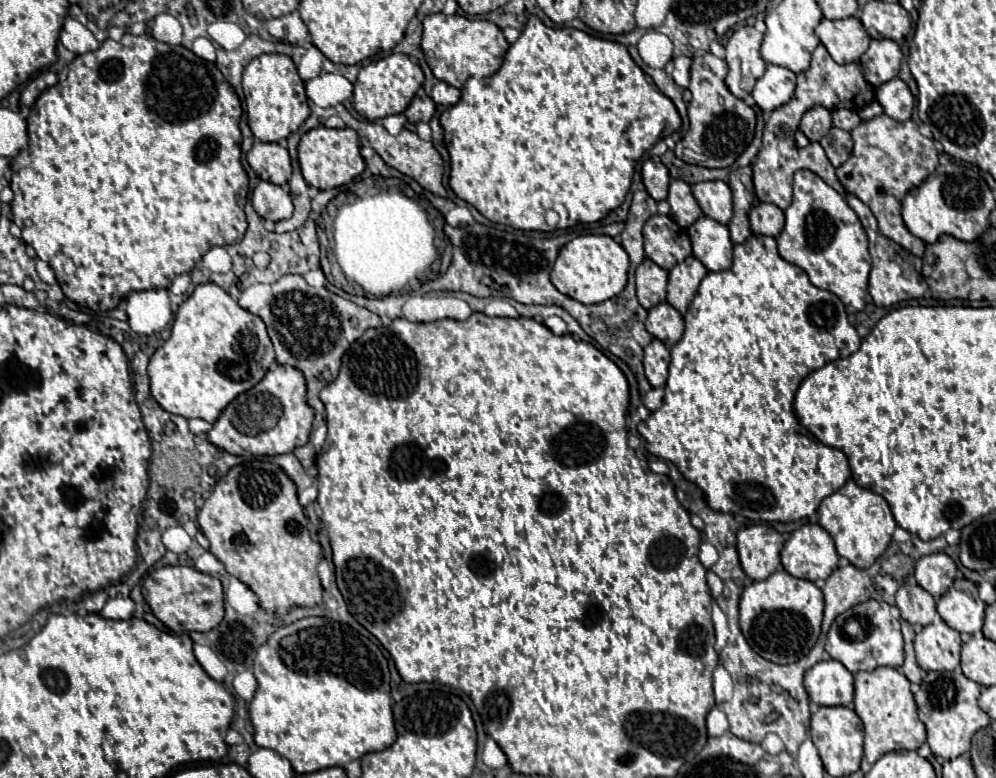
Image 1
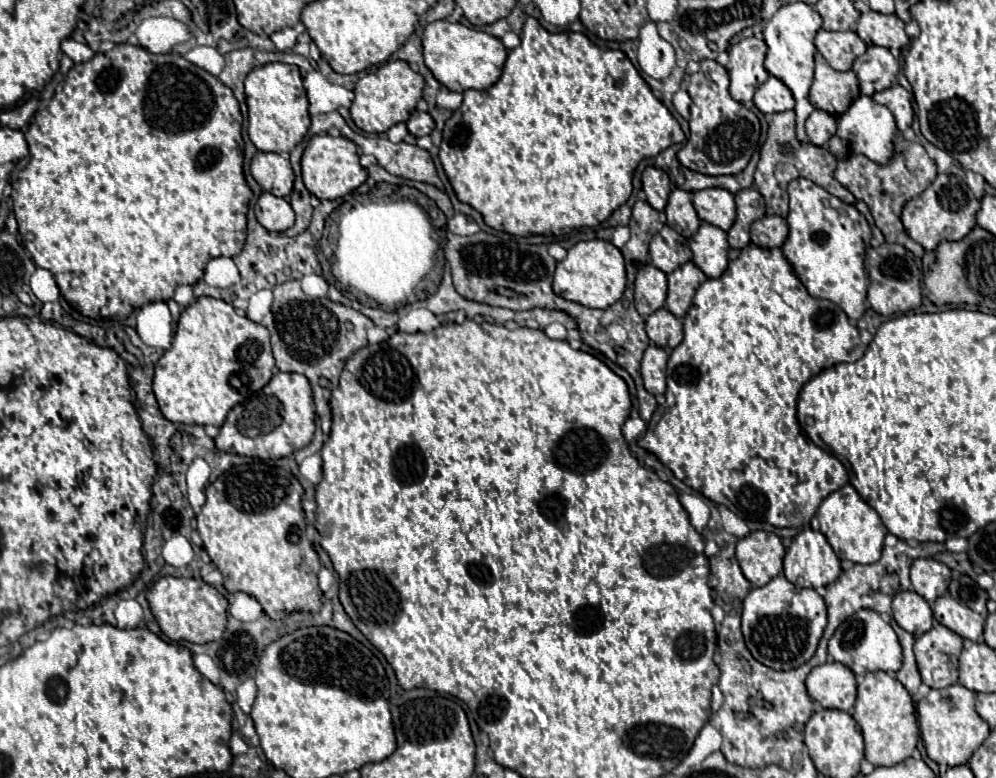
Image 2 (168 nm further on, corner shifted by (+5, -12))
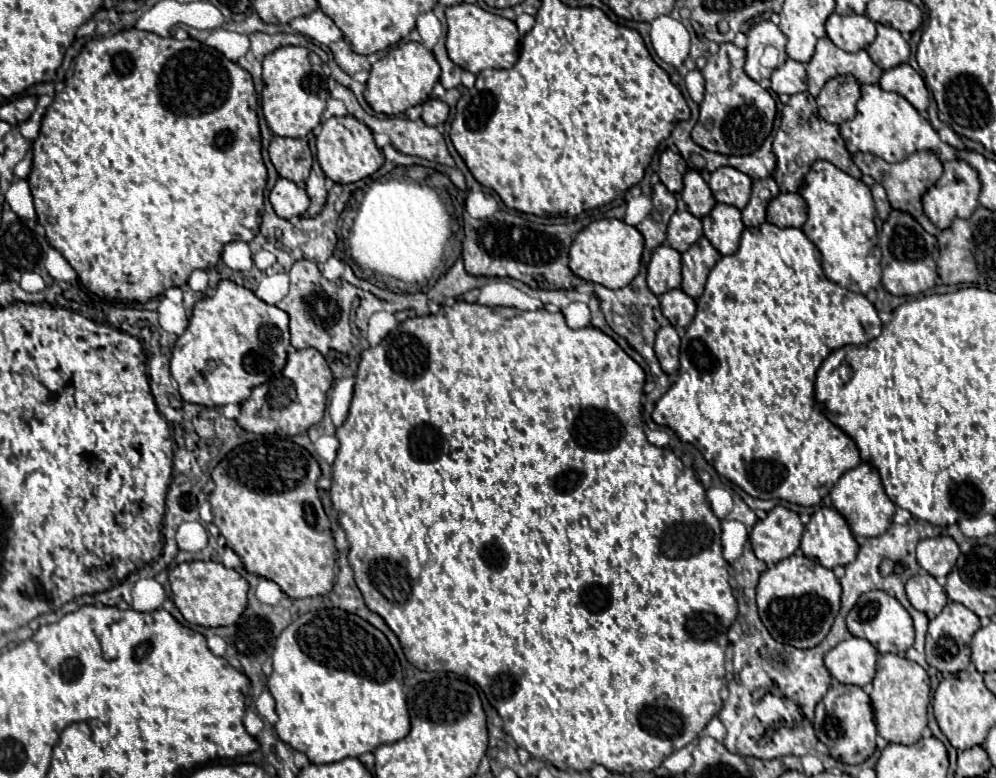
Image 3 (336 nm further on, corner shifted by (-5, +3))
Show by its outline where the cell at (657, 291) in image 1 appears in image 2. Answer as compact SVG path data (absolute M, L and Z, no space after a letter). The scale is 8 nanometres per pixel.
M650 264L642 266L634 282L634 302L638 314L646 320L652 312L660 310L666 300L666 274Z

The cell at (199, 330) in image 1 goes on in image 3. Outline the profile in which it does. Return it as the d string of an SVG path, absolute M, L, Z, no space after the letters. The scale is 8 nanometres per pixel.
M220 281L214 297L204 297L194 305L188 329L174 343L170 373L186 403L240 405L254 387L284 369L288 345L288 315L282 309L264 303L234 281Z

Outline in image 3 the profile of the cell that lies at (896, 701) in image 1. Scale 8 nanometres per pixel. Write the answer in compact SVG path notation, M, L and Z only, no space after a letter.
M884 653L878 659L876 677L872 681L872 709L878 725L878 733L888 743L902 743L912 745L922 737L926 729L926 711L930 703L930 677L928 673L914 661L900 657L896 653Z

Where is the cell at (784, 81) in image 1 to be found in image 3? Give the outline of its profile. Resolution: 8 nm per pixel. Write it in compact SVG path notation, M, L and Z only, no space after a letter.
M788 59L780 69L776 69L770 77L772 91L778 95L796 95L800 91L806 91L806 69L802 63Z

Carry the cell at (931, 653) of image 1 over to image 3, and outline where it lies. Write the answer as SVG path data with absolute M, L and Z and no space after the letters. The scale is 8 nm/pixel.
M950 601L942 613L930 621L926 633L926 661L942 673L958 673L970 665L970 641L972 635L980 629L980 619L976 613L964 605Z

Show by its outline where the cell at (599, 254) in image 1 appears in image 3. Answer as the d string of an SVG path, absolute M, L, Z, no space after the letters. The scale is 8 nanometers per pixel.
M622 219L592 221L578 233L578 237L570 247L570 269L586 281L600 283L608 289L620 289L628 285L640 271L642 249L644 249L642 233L636 227L624 223Z

